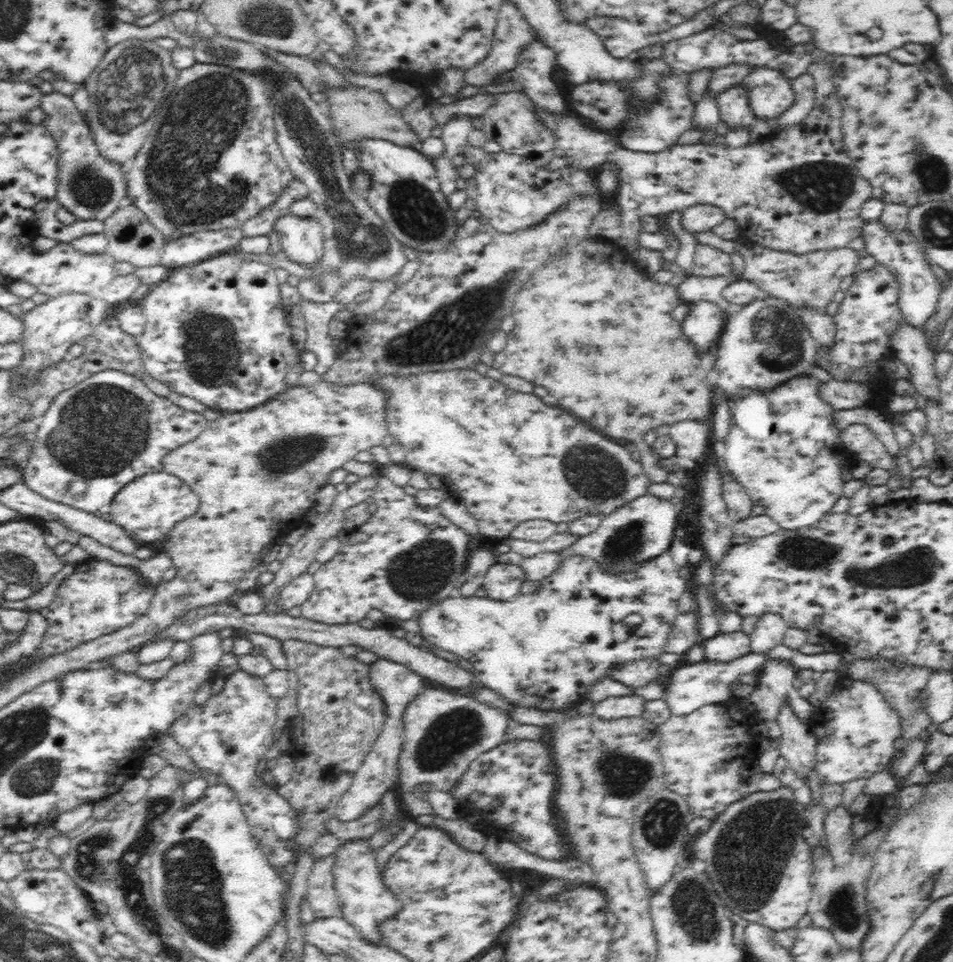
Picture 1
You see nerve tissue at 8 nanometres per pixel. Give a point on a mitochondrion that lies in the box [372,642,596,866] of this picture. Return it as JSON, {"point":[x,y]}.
{"point":[451,734]}

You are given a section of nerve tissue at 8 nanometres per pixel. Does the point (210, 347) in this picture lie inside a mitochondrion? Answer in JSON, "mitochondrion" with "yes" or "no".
{"mitochondrion":"yes"}

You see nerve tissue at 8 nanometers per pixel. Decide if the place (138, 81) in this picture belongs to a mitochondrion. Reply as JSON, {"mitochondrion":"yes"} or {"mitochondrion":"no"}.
{"mitochondrion":"yes"}

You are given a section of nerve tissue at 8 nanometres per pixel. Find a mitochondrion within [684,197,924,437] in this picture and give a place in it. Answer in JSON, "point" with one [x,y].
{"point":[777,338]}

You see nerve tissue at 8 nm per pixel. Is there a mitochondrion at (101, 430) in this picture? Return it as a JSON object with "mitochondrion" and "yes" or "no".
{"mitochondrion":"yes"}

